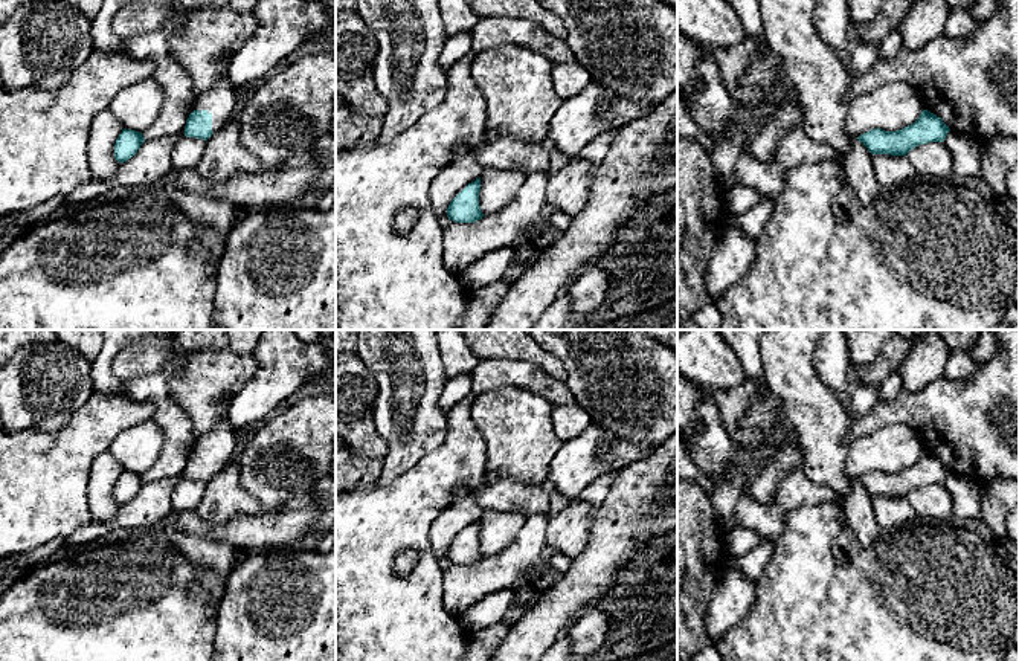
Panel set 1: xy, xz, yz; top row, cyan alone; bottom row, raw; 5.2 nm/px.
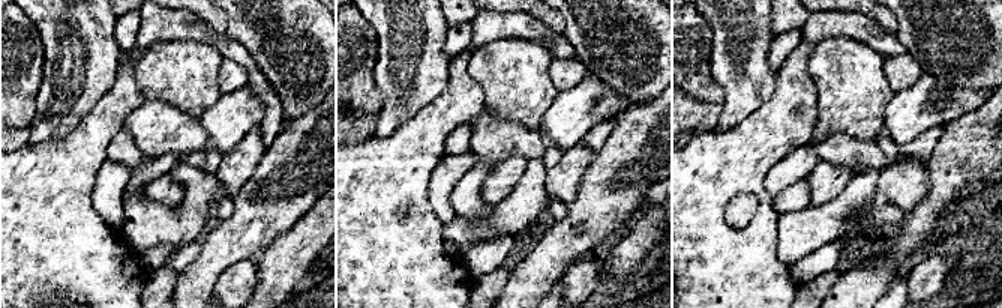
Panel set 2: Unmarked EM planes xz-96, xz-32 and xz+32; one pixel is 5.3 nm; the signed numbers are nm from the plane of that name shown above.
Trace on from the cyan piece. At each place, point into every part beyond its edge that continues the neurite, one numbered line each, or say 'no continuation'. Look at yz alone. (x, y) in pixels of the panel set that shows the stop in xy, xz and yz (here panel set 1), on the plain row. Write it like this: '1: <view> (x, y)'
1: yz (890, 512)

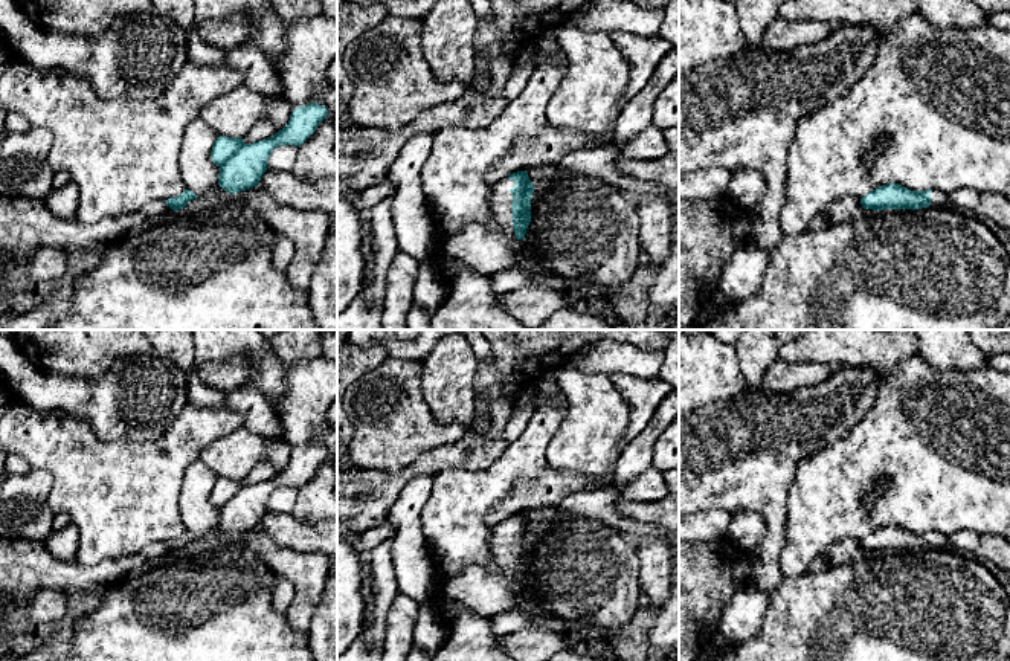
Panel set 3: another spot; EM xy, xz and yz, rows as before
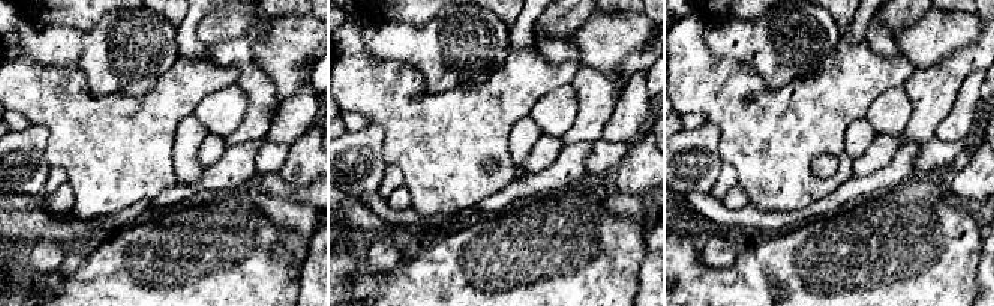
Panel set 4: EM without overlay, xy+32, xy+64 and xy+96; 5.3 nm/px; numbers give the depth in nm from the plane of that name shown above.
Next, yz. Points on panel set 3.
1: yz (939, 541)

